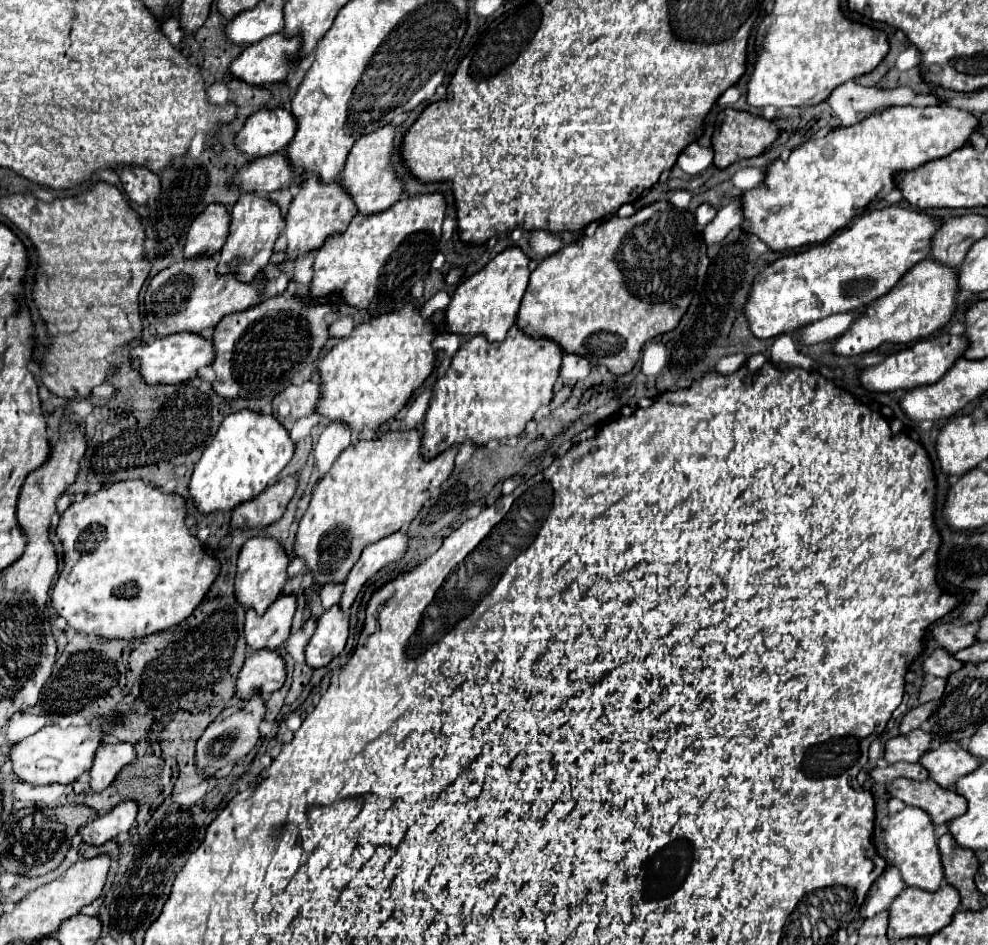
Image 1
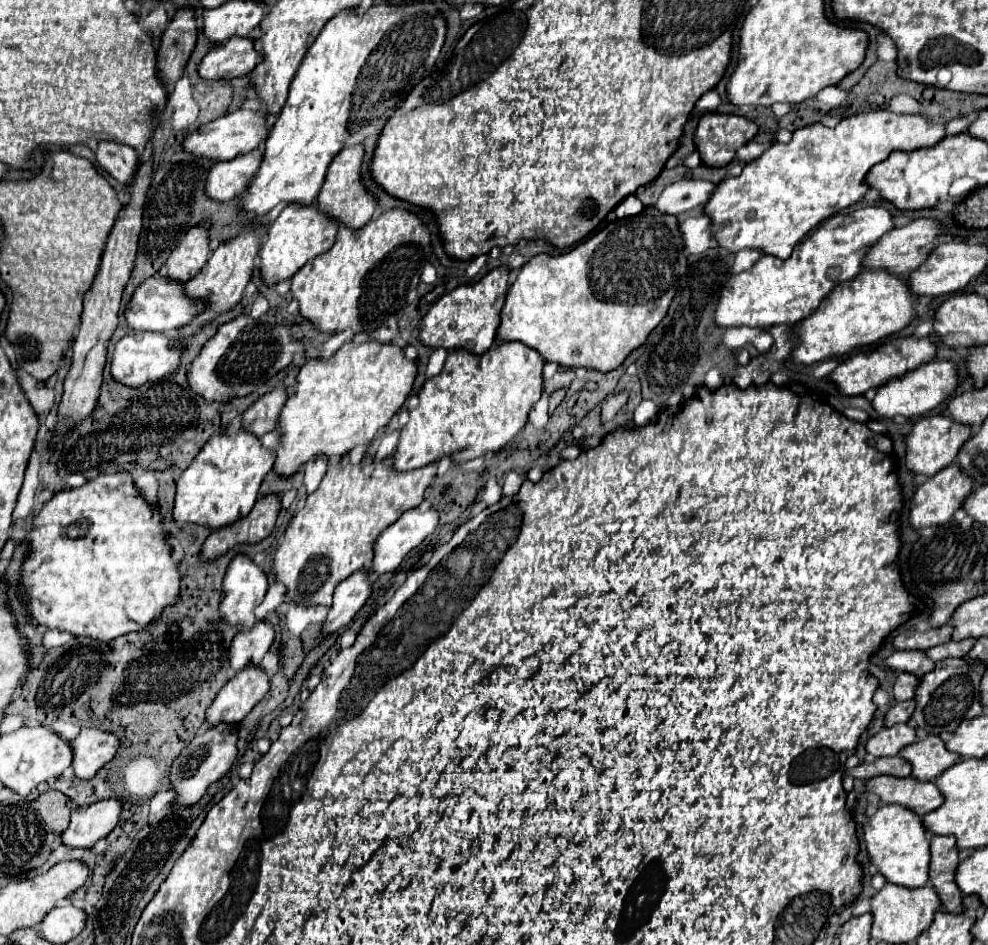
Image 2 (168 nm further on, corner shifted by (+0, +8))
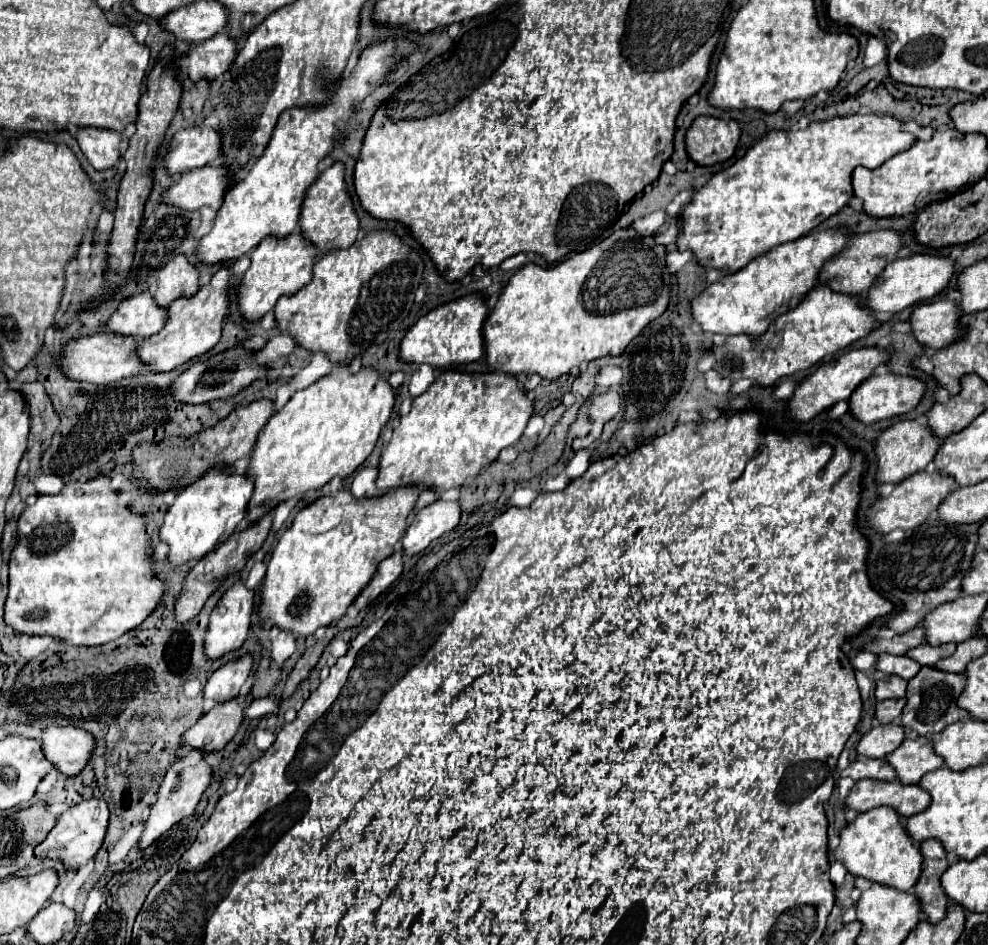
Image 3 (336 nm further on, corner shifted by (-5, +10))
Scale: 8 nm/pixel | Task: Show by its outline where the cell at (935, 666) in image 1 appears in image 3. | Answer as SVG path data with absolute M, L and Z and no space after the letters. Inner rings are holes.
M878 655L878 665L876 669L882 673L890 673L890 675L900 675L902 679L912 679L922 665L914 663L914 659L910 657L898 657L898 655Z

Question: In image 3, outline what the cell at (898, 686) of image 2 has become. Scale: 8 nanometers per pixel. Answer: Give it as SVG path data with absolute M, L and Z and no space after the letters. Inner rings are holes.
M888 675L888 677L878 677L876 679L876 699L898 699L906 697L906 679L898 679L898 675Z

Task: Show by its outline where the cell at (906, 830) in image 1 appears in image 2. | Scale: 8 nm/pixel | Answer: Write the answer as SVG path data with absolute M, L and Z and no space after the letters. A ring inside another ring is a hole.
M883 805L863 825L863 841L867 845L869 861L887 879L887 883L895 883L909 889L927 885L929 835L923 827L921 817L917 817L915 813L909 813L909 809L901 809L901 805Z

